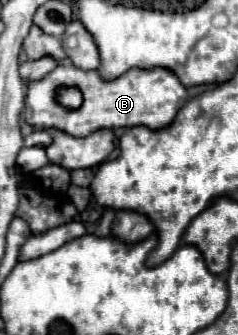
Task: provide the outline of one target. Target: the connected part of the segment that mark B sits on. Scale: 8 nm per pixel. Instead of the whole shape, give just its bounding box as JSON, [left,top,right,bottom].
[23,64,187,138]

